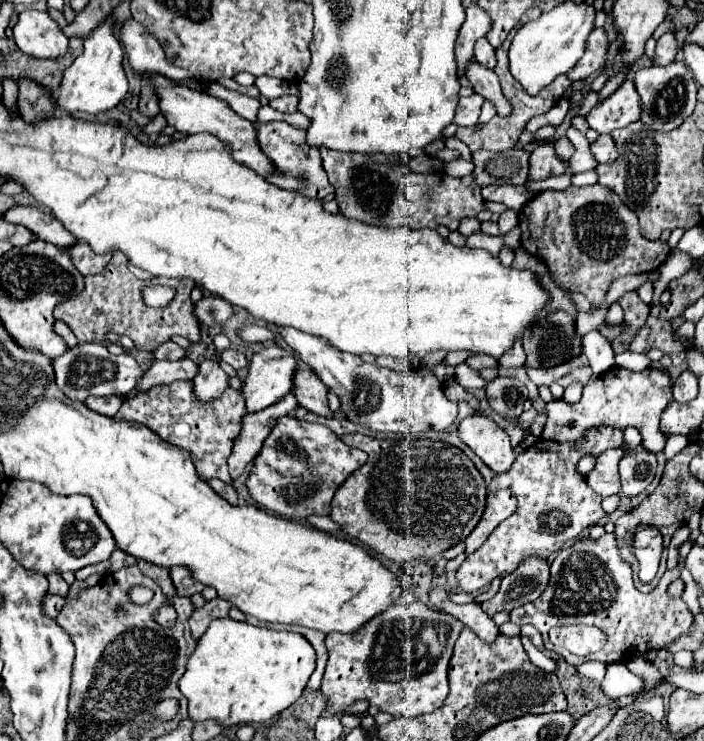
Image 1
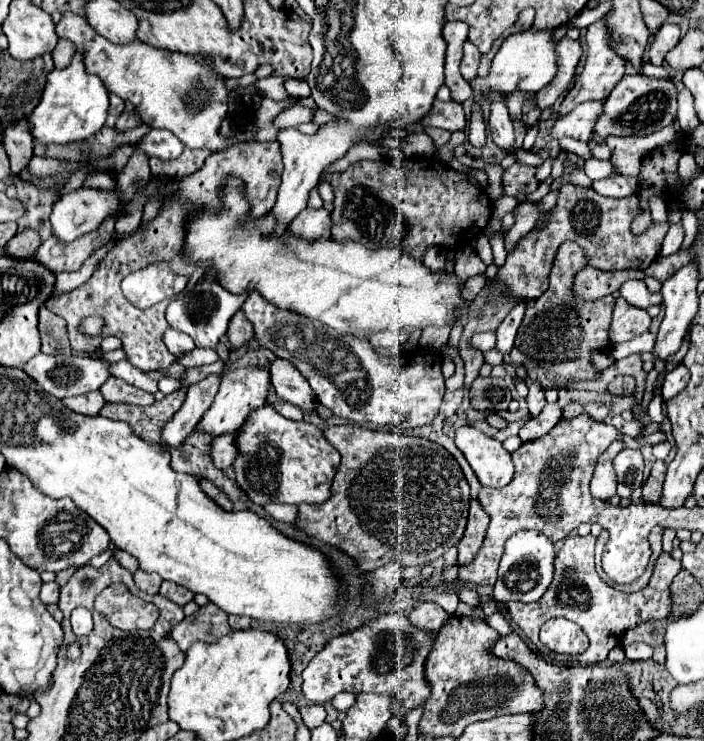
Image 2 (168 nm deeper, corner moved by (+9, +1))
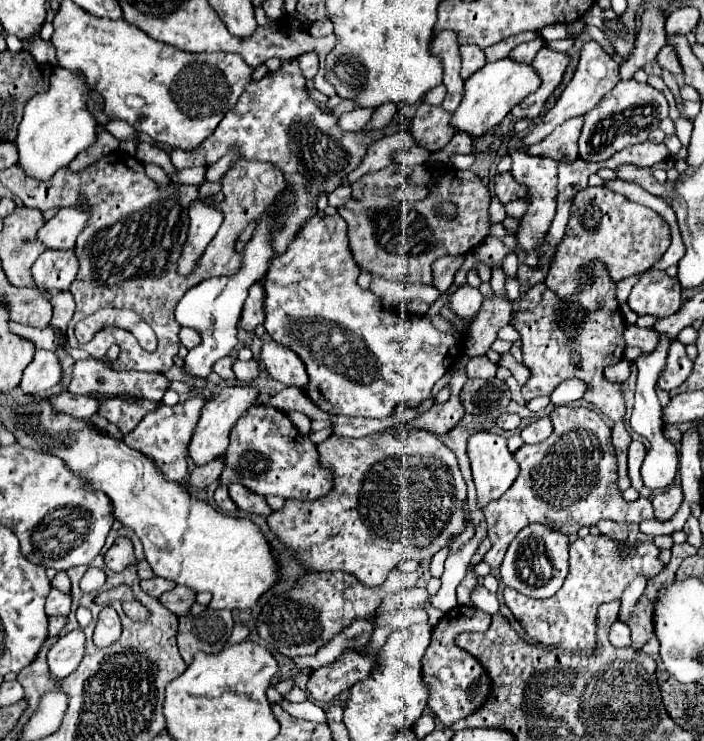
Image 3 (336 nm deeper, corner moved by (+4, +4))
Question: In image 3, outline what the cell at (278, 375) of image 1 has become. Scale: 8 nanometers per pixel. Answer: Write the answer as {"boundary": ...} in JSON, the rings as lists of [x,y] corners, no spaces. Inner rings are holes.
{"boundary":[[[223,387],[221,393],[207,401],[201,409],[201,417],[197,421],[197,427],[191,435],[191,441],[189,441],[189,447],[187,447],[187,453],[189,453],[189,459],[199,467],[199,465],[207,465],[209,461],[221,457],[229,445],[229,431],[231,427],[237,423],[237,417],[241,417],[249,407],[251,403],[257,399],[257,389],[255,387]]]}

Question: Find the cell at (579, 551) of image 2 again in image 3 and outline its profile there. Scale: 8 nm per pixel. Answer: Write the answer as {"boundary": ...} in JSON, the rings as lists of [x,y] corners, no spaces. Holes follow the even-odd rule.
{"boundary":[[[587,535],[583,539],[573,541],[569,545],[571,569],[569,569],[569,575],[567,575],[565,583],[563,583],[563,587],[559,589],[557,595],[539,601],[539,599],[531,599],[531,597],[521,595],[515,589],[505,587],[505,605],[511,609],[511,613],[515,615],[519,625],[525,629],[525,633],[529,637],[533,637],[535,641],[543,643],[545,647],[559,647],[559,649],[565,649],[565,651],[591,653],[595,649],[595,613],[597,613],[597,607],[601,603],[607,603],[607,601],[613,601],[613,599],[621,599],[623,589],[631,583],[631,579],[637,573],[643,573],[647,579],[651,579],[663,569],[663,563],[657,559],[659,549],[653,543],[649,543],[649,541],[635,543],[635,549],[631,551],[631,547],[629,547],[629,553],[621,553],[619,545],[621,545],[621,541],[605,537],[605,535],[597,535],[597,537],[595,535]]]}

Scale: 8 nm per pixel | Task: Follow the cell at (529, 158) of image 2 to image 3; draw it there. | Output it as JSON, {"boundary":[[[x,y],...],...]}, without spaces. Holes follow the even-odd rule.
{"boundary":[[[511,151],[509,155],[513,159],[511,175],[515,177],[517,183],[527,187],[527,197],[529,197],[529,207],[527,207],[525,215],[519,219],[521,223],[517,227],[517,243],[525,251],[523,265],[539,269],[541,267],[539,249],[545,243],[545,237],[549,233],[551,221],[553,221],[555,211],[557,211],[557,163],[553,159],[547,159],[547,157],[531,157],[523,151]]]}

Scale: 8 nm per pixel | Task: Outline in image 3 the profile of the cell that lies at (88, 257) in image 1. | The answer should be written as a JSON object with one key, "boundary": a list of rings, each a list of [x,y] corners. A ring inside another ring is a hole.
{"boundary":[[[43,251],[33,263],[31,275],[41,291],[67,291],[77,275],[77,259],[73,251]]]}

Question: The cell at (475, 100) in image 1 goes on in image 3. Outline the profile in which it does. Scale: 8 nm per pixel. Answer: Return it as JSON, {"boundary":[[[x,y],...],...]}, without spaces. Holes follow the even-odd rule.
{"boundary":[[[423,101],[411,119],[411,135],[419,147],[431,153],[439,151],[453,137],[449,121],[451,121],[449,111],[445,111],[443,107],[433,107],[427,101]]]}

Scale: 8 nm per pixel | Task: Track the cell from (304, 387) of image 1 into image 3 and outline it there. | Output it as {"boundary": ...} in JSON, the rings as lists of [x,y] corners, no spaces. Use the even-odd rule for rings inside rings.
{"boundary":[[[273,339],[263,345],[261,361],[265,363],[265,371],[285,387],[303,387],[307,383],[303,361],[291,349],[285,349],[285,345],[279,345]]]}

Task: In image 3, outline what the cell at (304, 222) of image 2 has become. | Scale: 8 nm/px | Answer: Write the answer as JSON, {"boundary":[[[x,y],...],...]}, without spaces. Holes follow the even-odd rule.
{"boundary":[[[339,215],[335,217],[311,217],[307,221],[307,225],[299,231],[297,239],[289,245],[289,249],[275,257],[269,265],[269,271],[267,271],[267,277],[265,277],[265,329],[267,333],[277,339],[281,345],[287,345],[289,349],[293,349],[301,361],[305,363],[307,375],[309,375],[309,383],[305,385],[305,395],[319,407],[323,409],[325,413],[329,415],[349,415],[349,417],[371,417],[371,419],[383,419],[383,417],[389,417],[397,411],[397,407],[409,407],[409,409],[415,409],[419,407],[425,399],[431,397],[431,389],[433,385],[457,363],[459,355],[461,355],[461,345],[465,341],[465,333],[457,329],[457,325],[453,325],[453,329],[449,331],[439,331],[431,325],[431,321],[427,317],[421,317],[421,315],[415,315],[415,313],[409,313],[405,309],[397,311],[397,309],[391,309],[387,305],[381,303],[381,299],[377,299],[371,291],[367,289],[361,289],[357,285],[357,277],[359,277],[361,269],[357,267],[357,263],[353,261],[353,255],[349,253],[349,239],[347,239],[347,225],[345,225],[345,219],[341,219]]]}

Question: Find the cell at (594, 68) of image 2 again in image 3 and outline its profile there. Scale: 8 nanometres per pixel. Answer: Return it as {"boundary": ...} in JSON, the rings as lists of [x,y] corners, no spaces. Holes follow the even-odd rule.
{"boundary":[[[589,41],[583,49],[581,49],[581,57],[579,57],[579,65],[573,73],[573,79],[569,81],[569,85],[563,89],[561,97],[557,99],[557,103],[543,115],[537,119],[537,123],[533,125],[533,129],[529,129],[529,133],[521,139],[523,145],[533,145],[539,143],[541,139],[545,139],[555,127],[559,127],[563,121],[579,117],[583,113],[587,113],[589,109],[593,109],[603,95],[607,95],[619,81],[619,65],[599,47],[599,43]]]}

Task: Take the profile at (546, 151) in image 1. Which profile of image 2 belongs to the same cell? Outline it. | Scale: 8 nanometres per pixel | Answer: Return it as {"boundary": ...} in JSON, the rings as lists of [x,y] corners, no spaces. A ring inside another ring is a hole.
{"boundary":[[[512,164],[506,172],[504,172],[504,190],[508,196],[516,196],[518,192],[534,192],[540,182],[536,180],[536,168],[526,168],[522,164]]]}

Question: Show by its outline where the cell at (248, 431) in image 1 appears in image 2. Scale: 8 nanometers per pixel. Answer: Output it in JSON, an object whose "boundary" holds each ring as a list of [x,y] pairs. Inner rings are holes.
{"boundary":[[[236,432],[228,434],[228,436],[218,436],[214,440],[214,446],[212,446],[212,460],[214,460],[214,466],[220,468],[220,470],[226,470],[234,464],[238,456],[238,448],[236,448]]]}

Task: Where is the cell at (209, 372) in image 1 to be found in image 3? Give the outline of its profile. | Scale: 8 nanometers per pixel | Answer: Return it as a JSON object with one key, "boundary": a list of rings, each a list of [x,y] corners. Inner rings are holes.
{"boundary":[[[191,397],[185,403],[177,403],[175,407],[169,405],[159,405],[155,411],[147,413],[139,425],[123,437],[123,441],[131,447],[137,449],[139,453],[145,453],[155,461],[159,471],[167,481],[177,481],[183,483],[187,477],[187,445],[189,437],[197,425],[197,419],[201,415],[201,407],[205,405],[205,397]]]}

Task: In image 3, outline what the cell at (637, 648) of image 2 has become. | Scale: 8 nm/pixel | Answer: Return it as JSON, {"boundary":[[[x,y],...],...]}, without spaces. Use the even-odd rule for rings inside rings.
{"boundary":[[[615,621],[609,629],[609,641],[615,645],[615,647],[627,647],[631,645],[631,637],[629,637],[629,627],[625,623],[619,623]]]}

